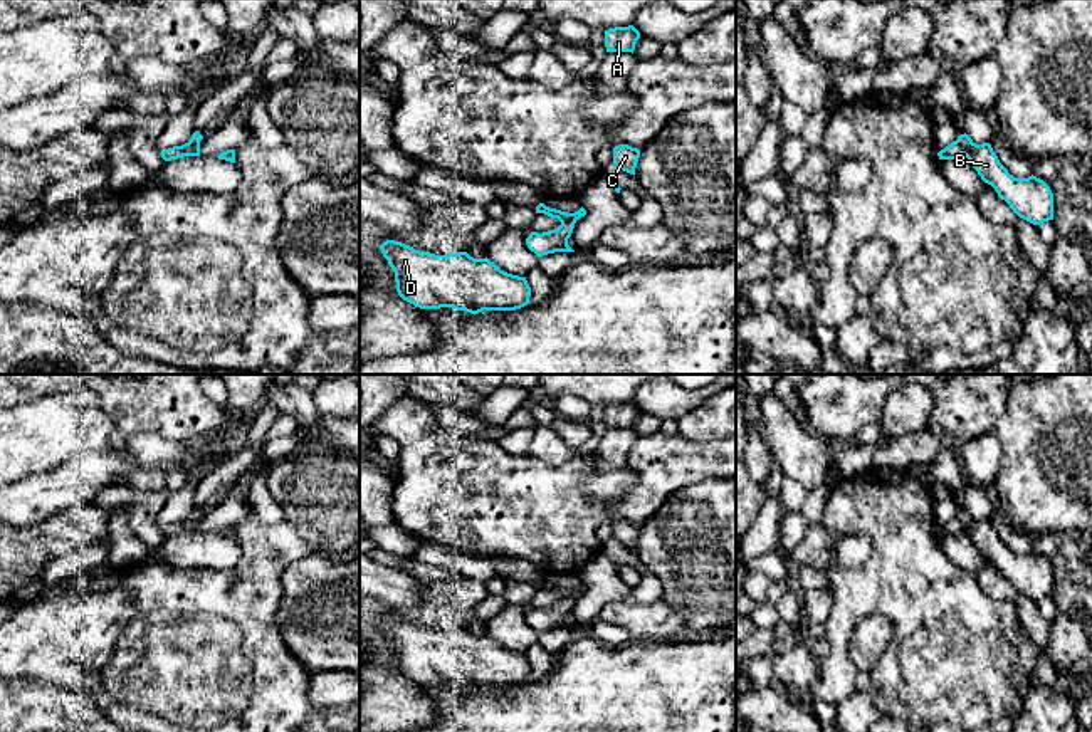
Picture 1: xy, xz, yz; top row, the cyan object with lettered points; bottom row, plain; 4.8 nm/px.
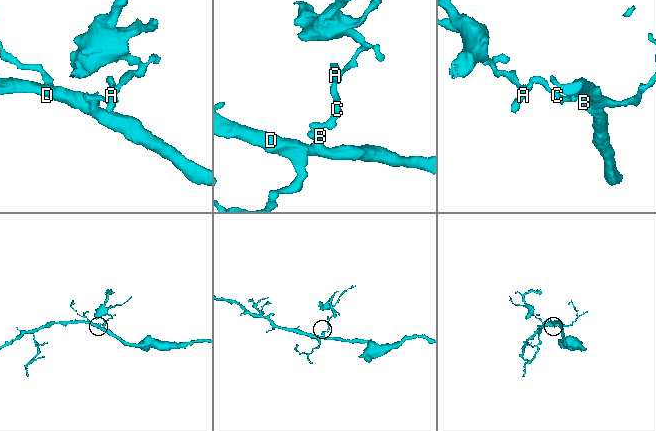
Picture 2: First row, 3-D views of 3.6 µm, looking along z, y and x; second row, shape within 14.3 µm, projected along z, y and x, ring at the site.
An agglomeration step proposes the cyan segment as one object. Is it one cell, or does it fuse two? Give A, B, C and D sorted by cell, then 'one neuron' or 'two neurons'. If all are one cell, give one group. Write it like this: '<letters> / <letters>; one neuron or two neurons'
A C / B D; two neurons

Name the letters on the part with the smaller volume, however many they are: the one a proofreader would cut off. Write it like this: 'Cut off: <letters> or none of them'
Cut off: A, C

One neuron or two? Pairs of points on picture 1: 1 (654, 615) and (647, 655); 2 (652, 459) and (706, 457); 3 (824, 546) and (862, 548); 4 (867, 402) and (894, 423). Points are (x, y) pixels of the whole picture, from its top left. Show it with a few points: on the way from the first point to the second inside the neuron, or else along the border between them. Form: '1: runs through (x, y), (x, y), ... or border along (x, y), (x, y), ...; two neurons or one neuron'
1: border along (632, 637), (661, 638), (664, 642); two neurons
2: runs through (666, 457), (692, 457); one neuron
3: runs through (834, 546), (852, 548); one neuron
4: border along (891, 392), (879, 423); two neurons

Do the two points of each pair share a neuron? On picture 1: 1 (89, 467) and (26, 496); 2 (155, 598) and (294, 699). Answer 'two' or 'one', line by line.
1: one
2: one

